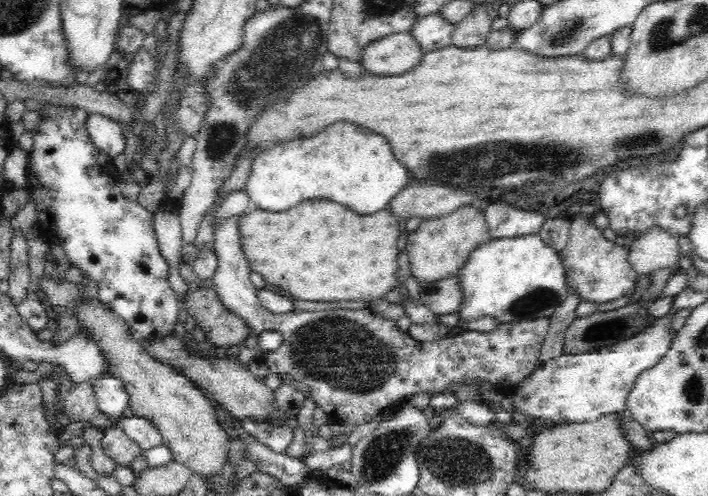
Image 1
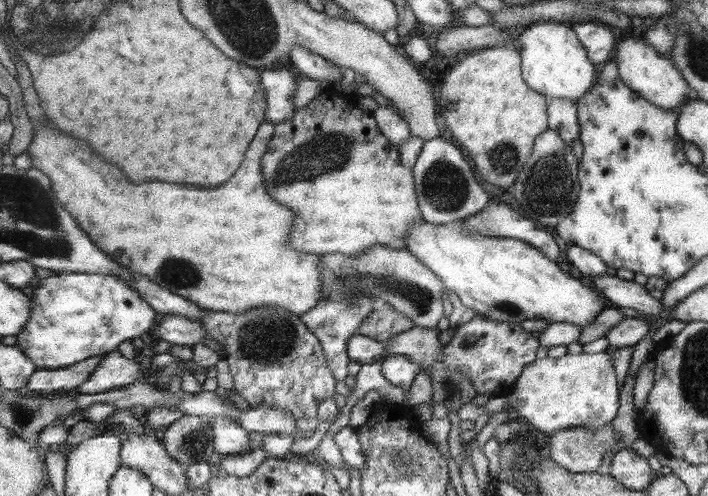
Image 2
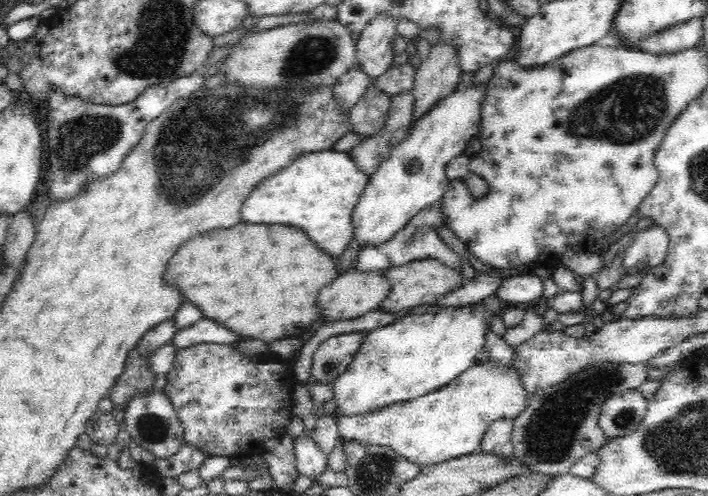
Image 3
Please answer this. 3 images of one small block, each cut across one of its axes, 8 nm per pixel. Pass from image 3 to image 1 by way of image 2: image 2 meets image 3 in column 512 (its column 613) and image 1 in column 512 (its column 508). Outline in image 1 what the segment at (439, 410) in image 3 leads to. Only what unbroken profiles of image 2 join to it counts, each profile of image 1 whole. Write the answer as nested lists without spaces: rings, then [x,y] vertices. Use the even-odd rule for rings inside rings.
[[[668,313],[656,319],[652,327],[642,331],[636,338],[597,351],[563,354],[544,360],[514,391],[505,395],[512,401],[514,408],[550,426],[588,422],[620,412],[625,409],[628,393],[639,374],[652,368],[670,348],[674,336],[674,332],[670,332],[672,320],[674,316]]]

